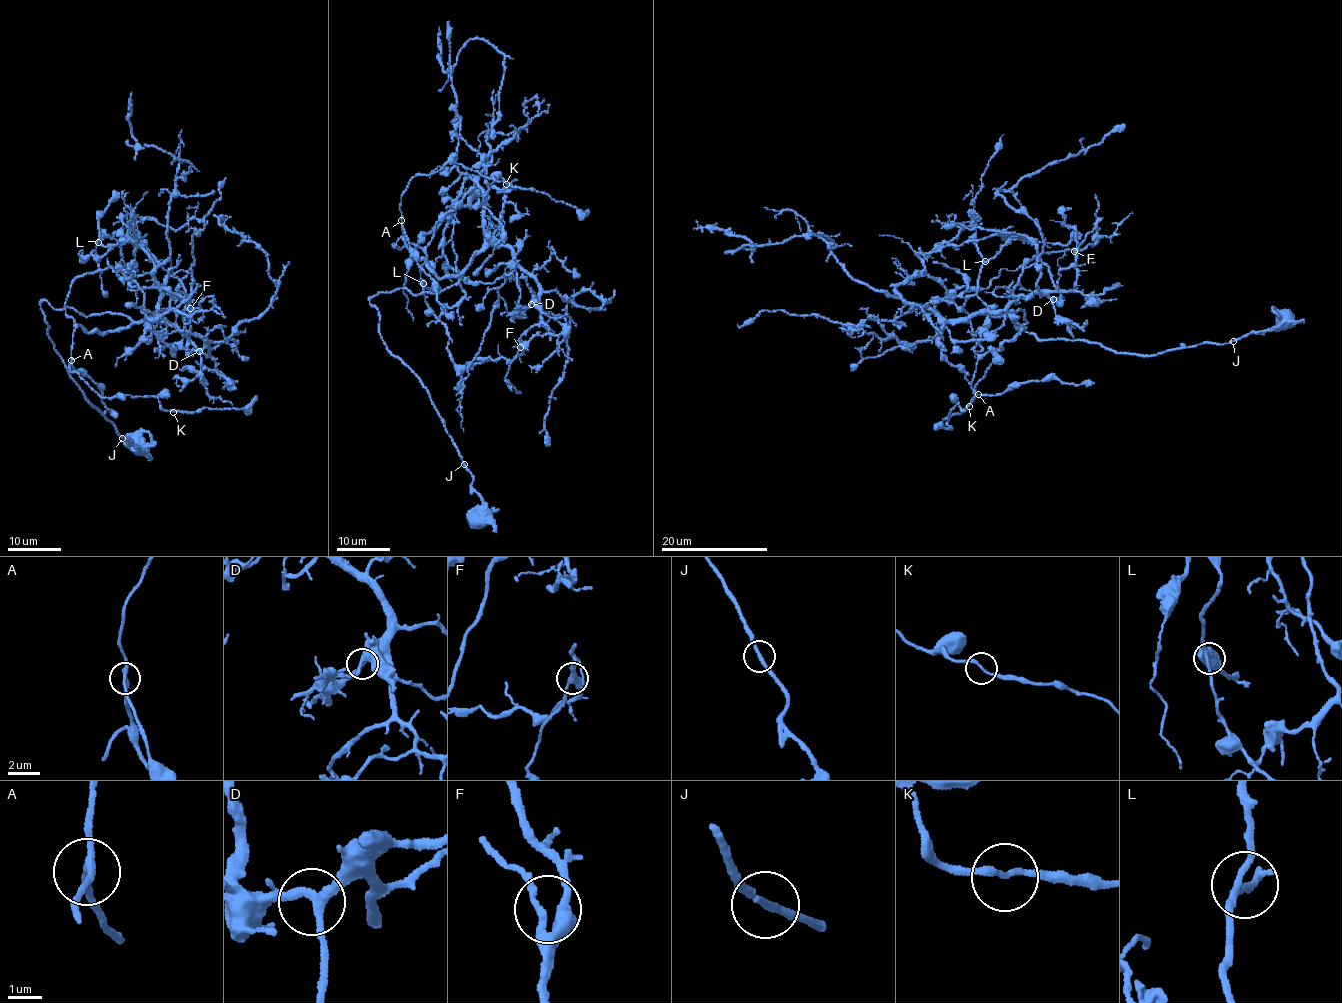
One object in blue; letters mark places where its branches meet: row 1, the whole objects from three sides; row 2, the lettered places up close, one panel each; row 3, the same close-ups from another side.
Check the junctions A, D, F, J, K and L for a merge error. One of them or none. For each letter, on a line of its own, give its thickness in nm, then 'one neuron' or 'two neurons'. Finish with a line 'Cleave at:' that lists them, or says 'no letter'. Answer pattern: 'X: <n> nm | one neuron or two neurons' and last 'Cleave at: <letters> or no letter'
A: 200 nm | one neuron
D: 240 nm | one neuron
F: 200 nm | one neuron
J: 200 nm | one neuron
K: 180 nm | one neuron
L: 190 nm | one neuron
Cleave at: no letter

